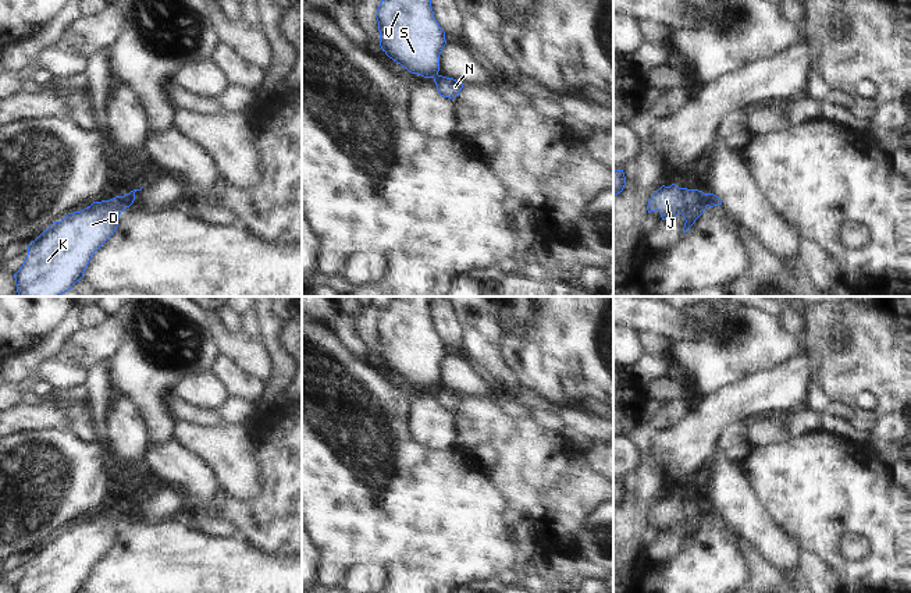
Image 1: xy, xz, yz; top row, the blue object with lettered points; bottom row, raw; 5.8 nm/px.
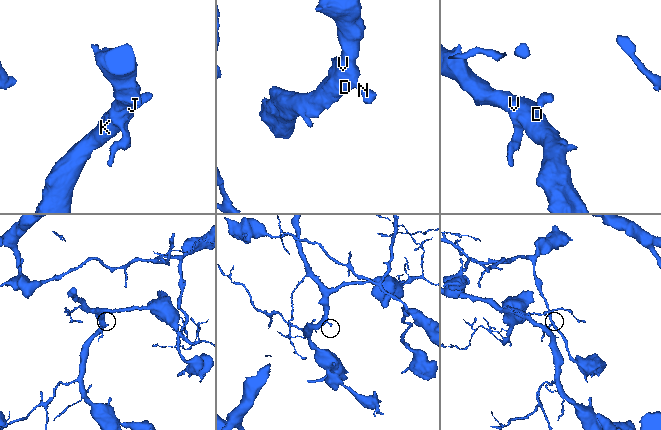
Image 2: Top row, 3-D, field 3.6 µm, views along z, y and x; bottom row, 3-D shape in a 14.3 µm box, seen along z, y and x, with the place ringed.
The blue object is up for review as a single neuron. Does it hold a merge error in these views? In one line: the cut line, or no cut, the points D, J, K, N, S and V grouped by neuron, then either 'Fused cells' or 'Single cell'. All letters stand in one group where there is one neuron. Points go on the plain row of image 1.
Split along yz (703, 505), (703, 512), (707, 517). Groups: D J K S V / N. Fused cells

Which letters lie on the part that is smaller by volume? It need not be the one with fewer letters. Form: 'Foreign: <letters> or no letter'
Foreign: N

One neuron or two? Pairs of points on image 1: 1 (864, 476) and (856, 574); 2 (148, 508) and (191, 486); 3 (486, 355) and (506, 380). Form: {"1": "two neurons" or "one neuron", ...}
{"1": "one neuron", "2": "two neurons", "3": "one neuron"}

